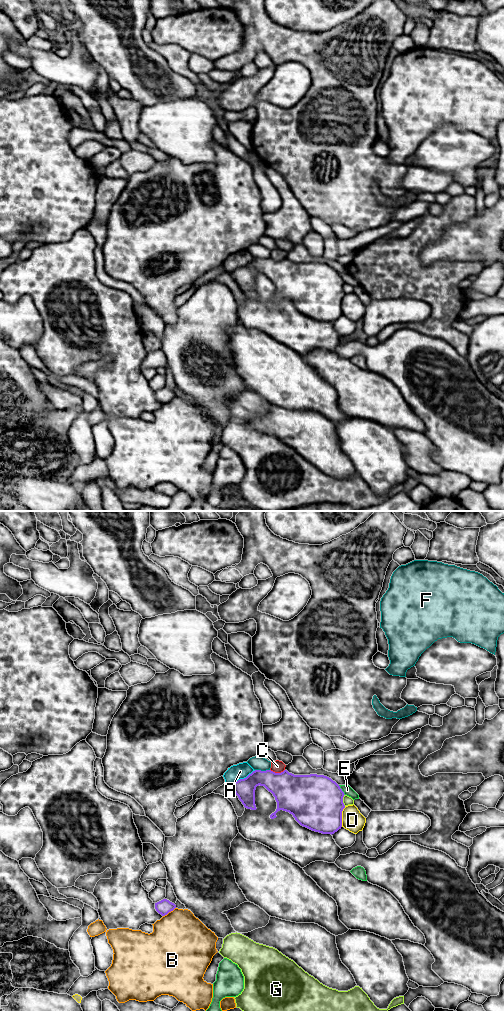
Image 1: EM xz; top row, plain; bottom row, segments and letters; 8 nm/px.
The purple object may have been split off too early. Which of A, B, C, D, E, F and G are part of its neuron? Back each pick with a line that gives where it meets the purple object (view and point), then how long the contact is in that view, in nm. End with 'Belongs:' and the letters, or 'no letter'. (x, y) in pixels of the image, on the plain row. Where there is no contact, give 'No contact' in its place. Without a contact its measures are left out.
Belongs: no letter

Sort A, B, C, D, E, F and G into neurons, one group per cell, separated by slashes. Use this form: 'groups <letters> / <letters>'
groups A / B / C / D / E / F / G

